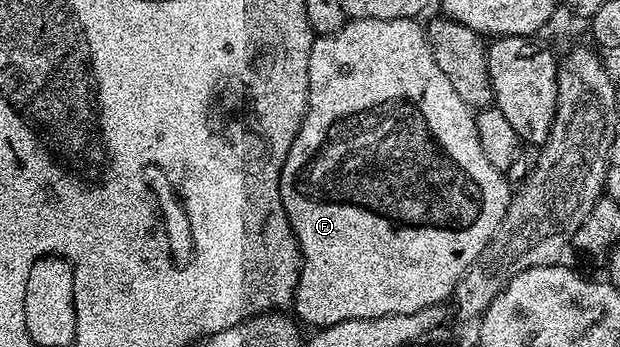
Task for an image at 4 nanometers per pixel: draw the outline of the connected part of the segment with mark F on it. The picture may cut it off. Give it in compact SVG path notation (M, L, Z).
M352 19L342 27L337 33L332 35L318 36L312 42L311 56L309 57L309 97L307 98L307 112L303 118L301 129L297 133L297 137L293 141L293 145L289 149L289 153L285 157L285 165L279 174L279 192L281 193L281 201L285 213L289 217L289 225L295 234L295 240L299 242L299 254L301 262L299 265L299 280L295 286L295 297L293 300L293 311L297 316L300 324L308 323L311 329L320 327L328 327L334 323L341 321L353 321L354 319L376 319L377 317L385 317L386 315L396 315L397 313L417 313L417 309L425 309L434 303L443 303L452 298L453 292L459 278L475 264L477 257L489 245L489 241L497 233L497 229L501 225L501 221L505 217L507 207L511 204L513 187L507 184L508 176L502 171L498 171L494 165L489 162L489 157L485 157L485 152L481 150L481 140L477 137L477 125L475 124L475 111L465 105L465 101L461 101L461 97L457 97L453 85L449 85L449 77L445 77L445 73L441 73L441 69L437 66L437 61L433 61L433 53L431 47L427 43L427 33L422 26L413 19L398 19L397 21L373 21L372 19Z

